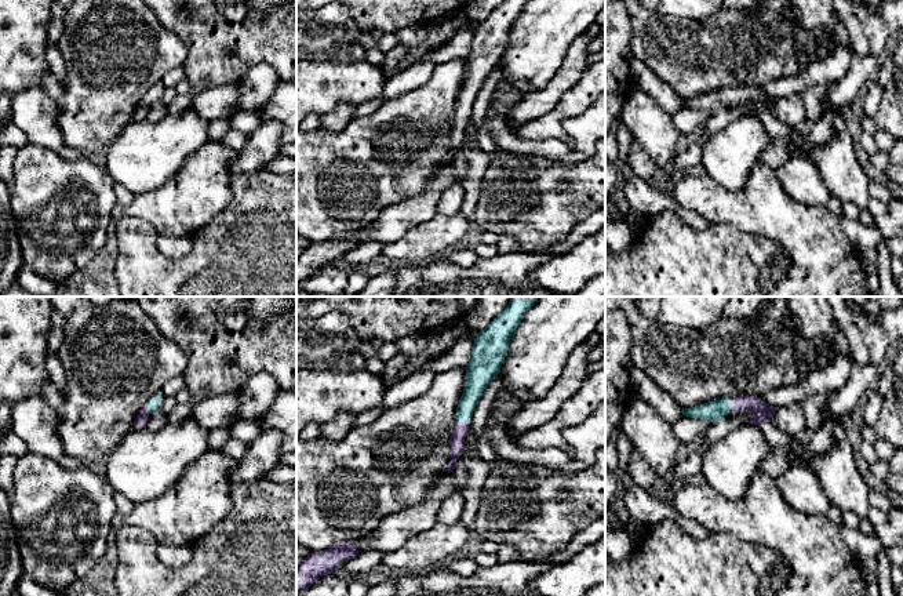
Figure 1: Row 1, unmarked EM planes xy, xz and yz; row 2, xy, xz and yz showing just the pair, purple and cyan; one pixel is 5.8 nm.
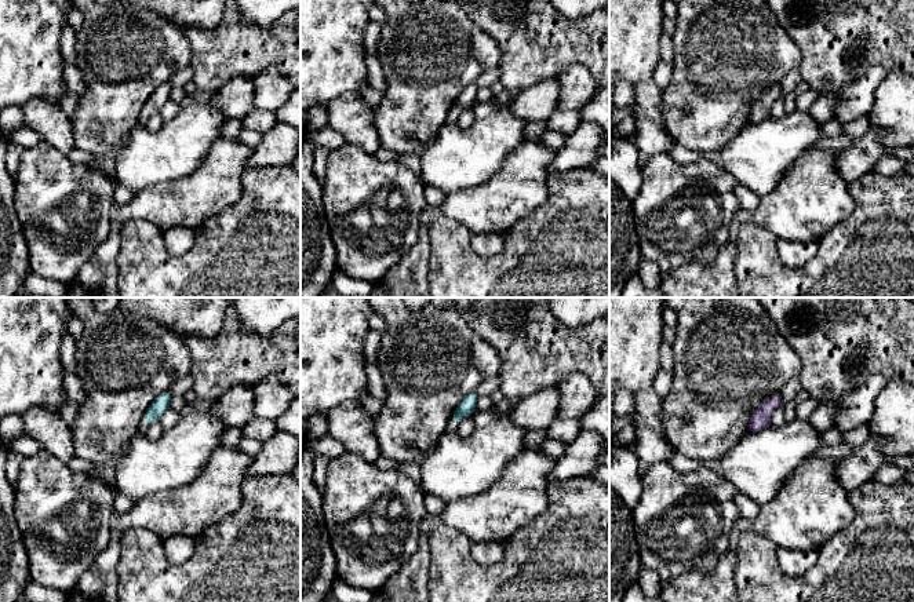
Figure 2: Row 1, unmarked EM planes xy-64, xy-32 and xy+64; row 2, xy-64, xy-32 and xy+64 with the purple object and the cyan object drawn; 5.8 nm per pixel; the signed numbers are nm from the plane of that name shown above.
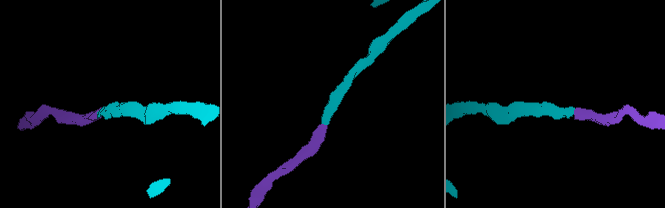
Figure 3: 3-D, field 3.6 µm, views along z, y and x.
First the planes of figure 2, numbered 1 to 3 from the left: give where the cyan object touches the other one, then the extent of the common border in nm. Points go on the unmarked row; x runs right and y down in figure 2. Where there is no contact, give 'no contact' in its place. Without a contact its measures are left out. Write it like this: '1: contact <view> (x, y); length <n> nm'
1: no contact
2: no contact
3: no contact

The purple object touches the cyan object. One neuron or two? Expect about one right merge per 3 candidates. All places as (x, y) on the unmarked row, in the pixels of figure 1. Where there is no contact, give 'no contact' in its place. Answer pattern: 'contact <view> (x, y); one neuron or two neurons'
contact yz (731, 95); one neuron

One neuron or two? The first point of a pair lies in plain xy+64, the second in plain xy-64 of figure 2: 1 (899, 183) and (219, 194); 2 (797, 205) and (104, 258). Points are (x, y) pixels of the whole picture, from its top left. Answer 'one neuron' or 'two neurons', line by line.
1: two neurons
2: one neuron

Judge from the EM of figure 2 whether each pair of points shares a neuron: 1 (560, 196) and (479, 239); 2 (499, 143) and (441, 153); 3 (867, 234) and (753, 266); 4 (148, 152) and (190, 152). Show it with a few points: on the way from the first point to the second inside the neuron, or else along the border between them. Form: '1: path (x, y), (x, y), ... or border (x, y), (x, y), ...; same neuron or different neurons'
1: border (470, 234), (483, 256), (505, 244); different neurons
2: path (485, 143), (476, 153), (455, 153); same neuron
3: path (838, 263), (825, 277), (782, 277); same neuron
4: path (159, 152), (179, 152); same neuron

